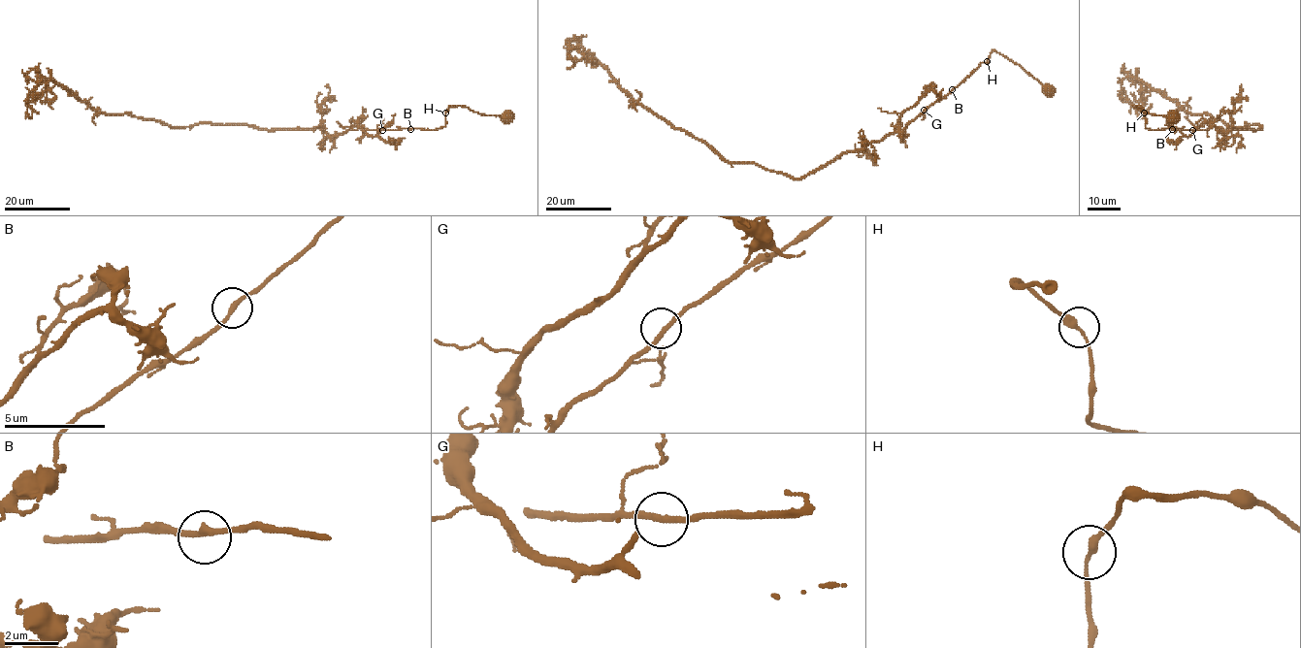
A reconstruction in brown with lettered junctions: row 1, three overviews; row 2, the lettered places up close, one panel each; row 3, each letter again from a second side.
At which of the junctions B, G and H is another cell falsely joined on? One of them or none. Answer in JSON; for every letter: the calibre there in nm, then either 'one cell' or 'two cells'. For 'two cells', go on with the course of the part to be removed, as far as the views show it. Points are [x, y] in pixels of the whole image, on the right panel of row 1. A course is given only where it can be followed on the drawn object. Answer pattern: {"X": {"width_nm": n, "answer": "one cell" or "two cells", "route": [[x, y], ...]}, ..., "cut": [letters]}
{"B": {"width_nm": 240, "answer": "one cell"}, "G": {"width_nm": 240, "answer": "one cell"}, "H": {"width_nm": 240, "answer": "one cell"}, "cut": []}

